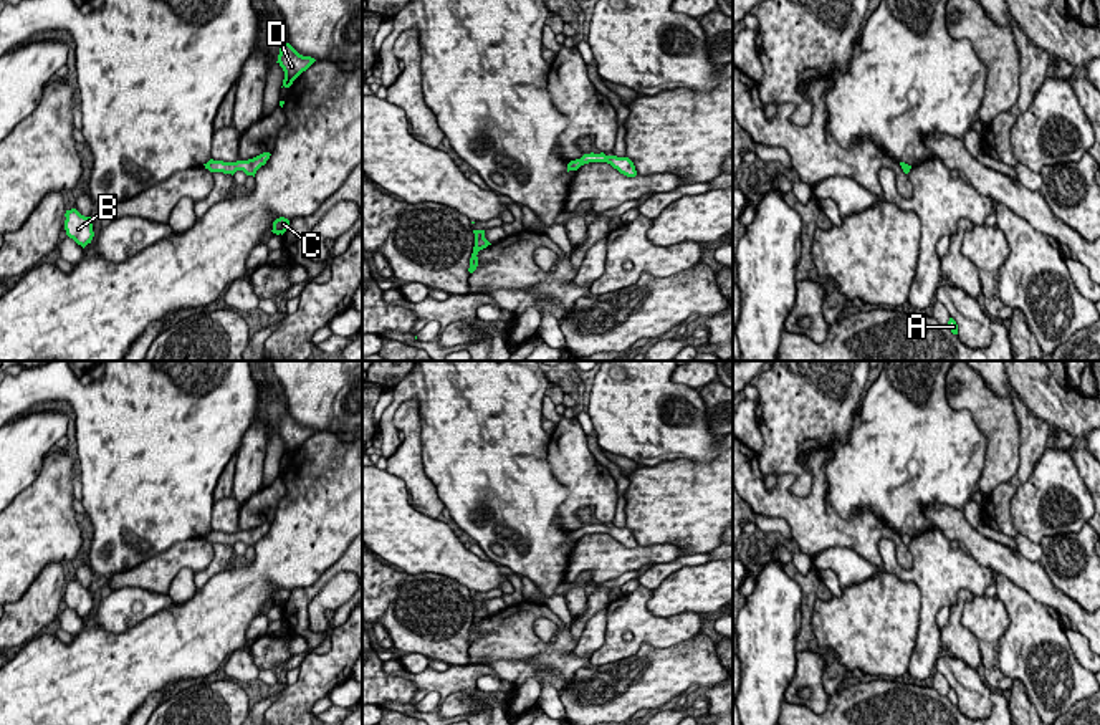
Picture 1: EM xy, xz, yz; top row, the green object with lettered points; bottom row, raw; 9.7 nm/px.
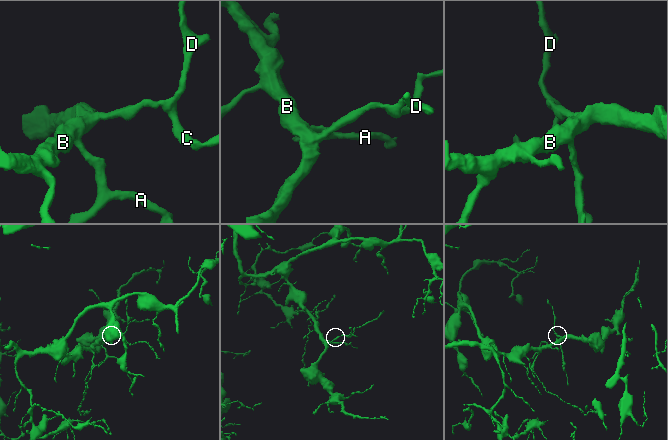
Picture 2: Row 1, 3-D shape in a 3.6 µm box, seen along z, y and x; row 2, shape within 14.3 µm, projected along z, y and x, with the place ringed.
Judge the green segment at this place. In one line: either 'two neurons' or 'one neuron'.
one neuron

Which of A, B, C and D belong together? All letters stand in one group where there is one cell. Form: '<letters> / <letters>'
A B C D

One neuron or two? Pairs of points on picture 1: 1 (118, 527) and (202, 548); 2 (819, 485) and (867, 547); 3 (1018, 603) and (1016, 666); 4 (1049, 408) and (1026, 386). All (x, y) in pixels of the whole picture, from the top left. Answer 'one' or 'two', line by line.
1: two
2: one
3: one
4: one

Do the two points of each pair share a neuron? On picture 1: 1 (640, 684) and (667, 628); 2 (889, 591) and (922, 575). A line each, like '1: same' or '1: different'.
1: different
2: different

